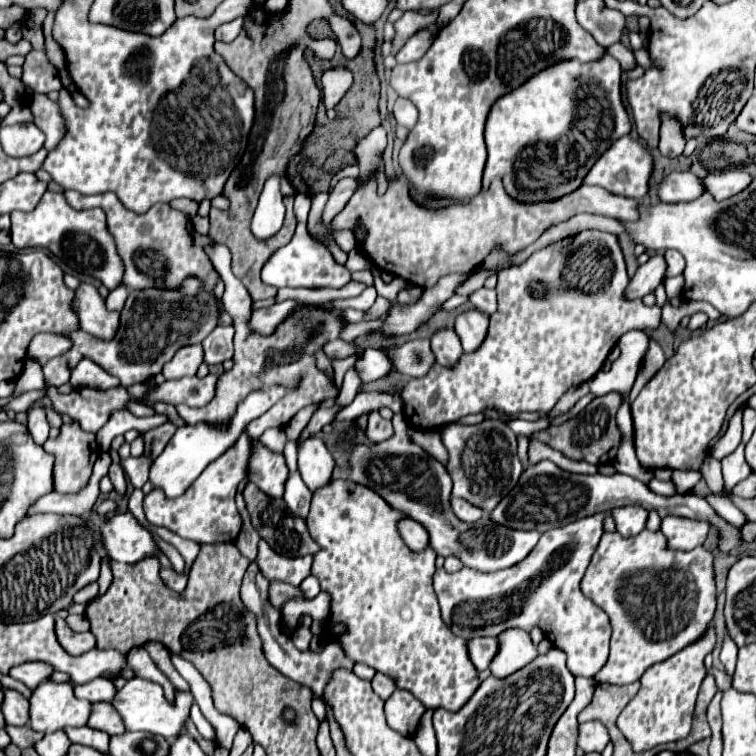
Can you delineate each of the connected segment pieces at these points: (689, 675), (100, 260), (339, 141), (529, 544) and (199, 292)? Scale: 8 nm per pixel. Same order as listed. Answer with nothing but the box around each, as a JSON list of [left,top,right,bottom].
[[618,625,716,751],[10,191,124,289],[288,37,380,195],[348,413,540,571],[64,277,218,387]]

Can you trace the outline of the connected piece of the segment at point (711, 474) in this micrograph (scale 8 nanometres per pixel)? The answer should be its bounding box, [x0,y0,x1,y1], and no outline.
[700,457,724,493]

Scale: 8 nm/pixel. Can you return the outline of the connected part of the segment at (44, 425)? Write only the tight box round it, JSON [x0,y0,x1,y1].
[28,407,48,445]

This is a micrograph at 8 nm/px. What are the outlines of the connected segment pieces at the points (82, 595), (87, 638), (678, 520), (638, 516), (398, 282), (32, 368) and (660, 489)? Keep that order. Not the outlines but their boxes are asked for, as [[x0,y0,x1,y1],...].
[[74,583,98,603],[56,615,96,655],[662,515,710,551],[612,505,648,537],[374,275,406,301],[14,359,44,397],[648,477,676,497]]

